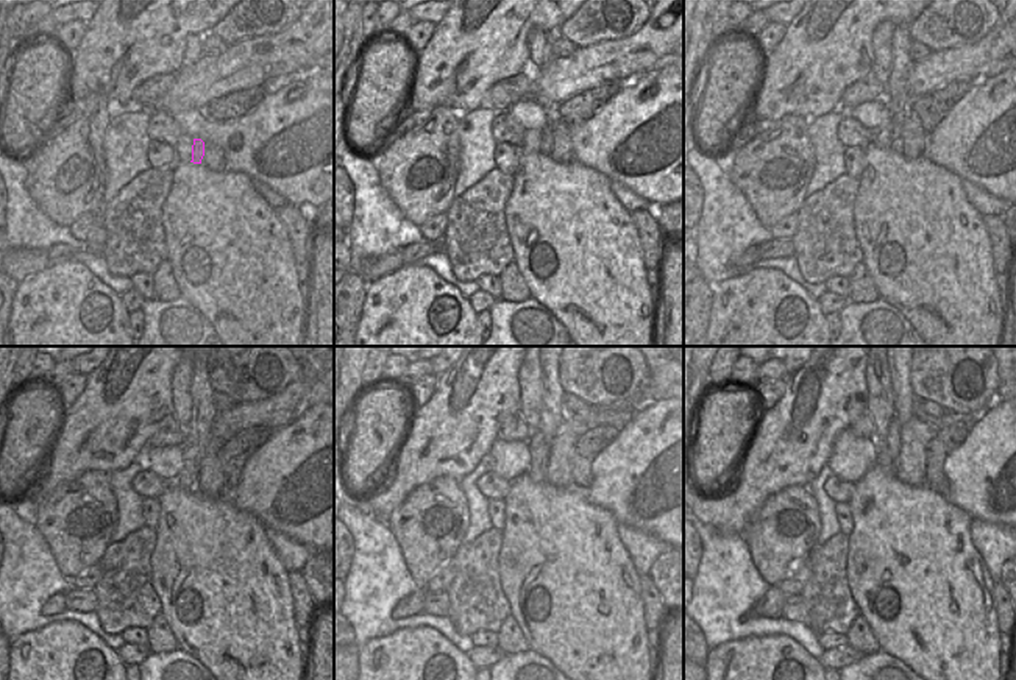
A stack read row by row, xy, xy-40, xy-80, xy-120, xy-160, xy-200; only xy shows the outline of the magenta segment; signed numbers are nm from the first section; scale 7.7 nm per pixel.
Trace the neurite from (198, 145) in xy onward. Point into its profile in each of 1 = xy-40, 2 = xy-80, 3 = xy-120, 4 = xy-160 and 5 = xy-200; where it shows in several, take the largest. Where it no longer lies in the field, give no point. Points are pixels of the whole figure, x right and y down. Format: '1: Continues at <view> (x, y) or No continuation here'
1: Continues at xy-40 (548, 131)
2: Continues at xy-80 (898, 102)
3: Continues at xy-120 (198, 429)
4: Continues at xy-160 (553, 414)
5: Continues at xy-200 (902, 396).

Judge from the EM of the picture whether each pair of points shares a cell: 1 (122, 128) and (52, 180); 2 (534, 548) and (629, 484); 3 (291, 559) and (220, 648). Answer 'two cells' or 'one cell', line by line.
1: two cells
2: two cells
3: two cells

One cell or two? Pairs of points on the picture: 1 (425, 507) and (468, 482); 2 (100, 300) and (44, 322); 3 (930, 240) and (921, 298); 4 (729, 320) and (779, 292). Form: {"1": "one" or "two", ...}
{"1": "two", "2": "one", "3": "one", "4": "one"}

